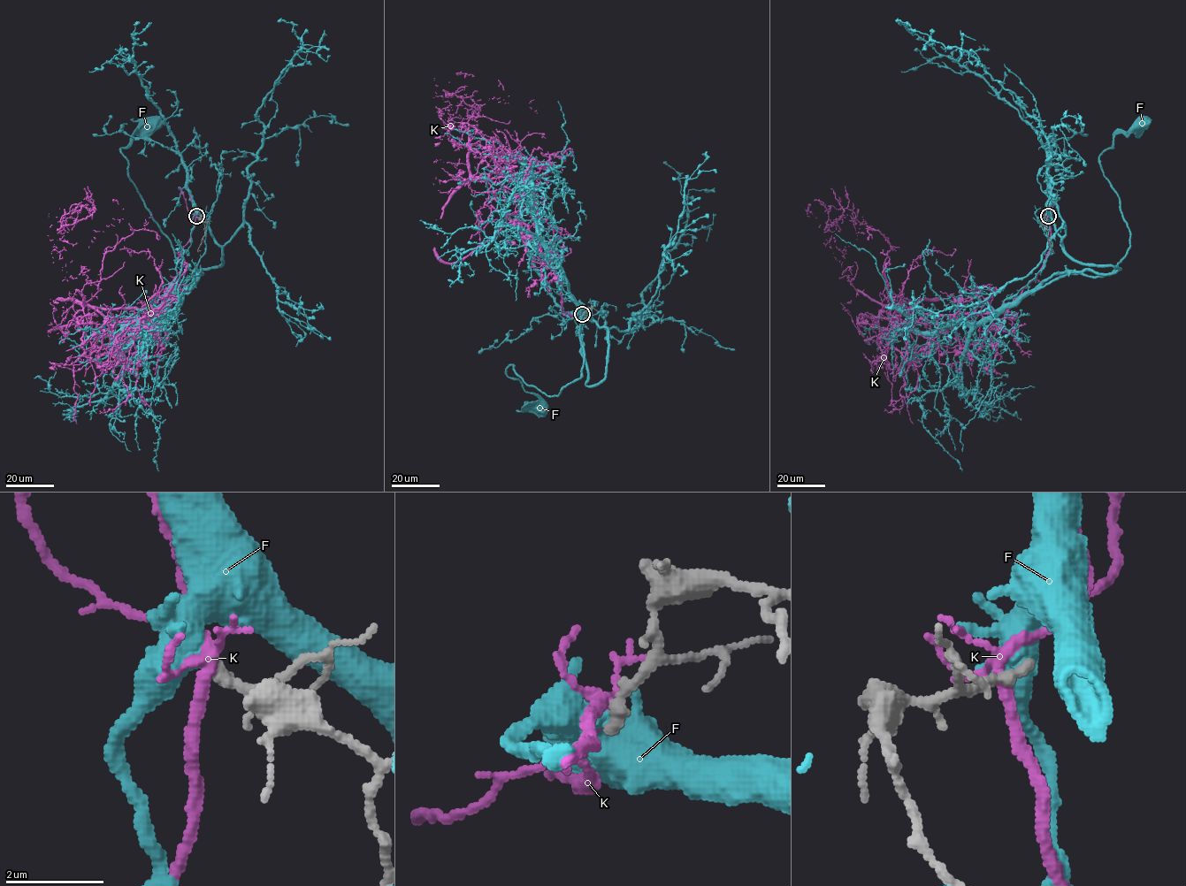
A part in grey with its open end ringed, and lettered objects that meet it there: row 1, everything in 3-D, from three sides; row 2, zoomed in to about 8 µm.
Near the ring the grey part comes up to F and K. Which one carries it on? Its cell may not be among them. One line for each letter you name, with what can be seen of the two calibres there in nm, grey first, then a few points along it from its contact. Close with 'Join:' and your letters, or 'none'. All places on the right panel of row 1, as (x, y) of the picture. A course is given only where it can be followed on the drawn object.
Join: none

